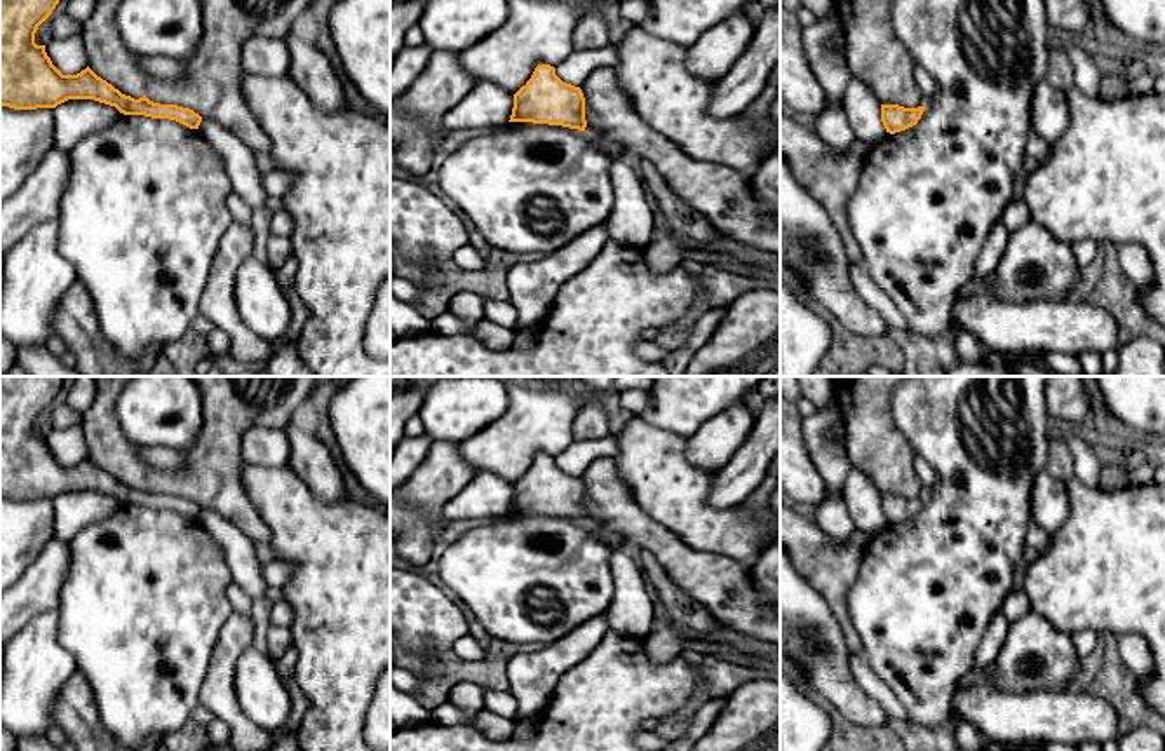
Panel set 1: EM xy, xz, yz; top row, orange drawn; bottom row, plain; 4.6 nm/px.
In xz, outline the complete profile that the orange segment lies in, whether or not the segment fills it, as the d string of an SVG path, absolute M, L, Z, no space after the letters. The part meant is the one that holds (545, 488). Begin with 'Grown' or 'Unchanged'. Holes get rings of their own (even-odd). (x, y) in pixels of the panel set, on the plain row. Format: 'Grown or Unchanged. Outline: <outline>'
Unchanged. Outline: M538 455L514 484L508 512L533 512L585 521L585 488L580 477L562 472L550 455Z

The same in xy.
Unchanged. Outline: M0 376L0 497L14 500L56 498L68 490L94 490L115 497L124 505L176 511L199 519L202 507L190 498L160 495L146 486L134 490L98 467L89 457L77 465L63 465L35 434L38 416L52 404L66 376Z

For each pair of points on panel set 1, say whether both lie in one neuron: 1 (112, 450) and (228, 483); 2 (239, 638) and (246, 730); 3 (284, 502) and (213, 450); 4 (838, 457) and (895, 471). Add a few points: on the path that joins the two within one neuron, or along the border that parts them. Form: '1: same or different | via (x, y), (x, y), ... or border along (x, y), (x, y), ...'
1: same | via (141, 474), (159, 481), (199, 481)
2: same | via (223, 661), (225, 708)
3: different | border along (244, 462), (241, 480), (255, 507)
4: different | border along (845, 439), (845, 448), (854, 466)

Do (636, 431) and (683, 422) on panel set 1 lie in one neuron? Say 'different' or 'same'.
different

